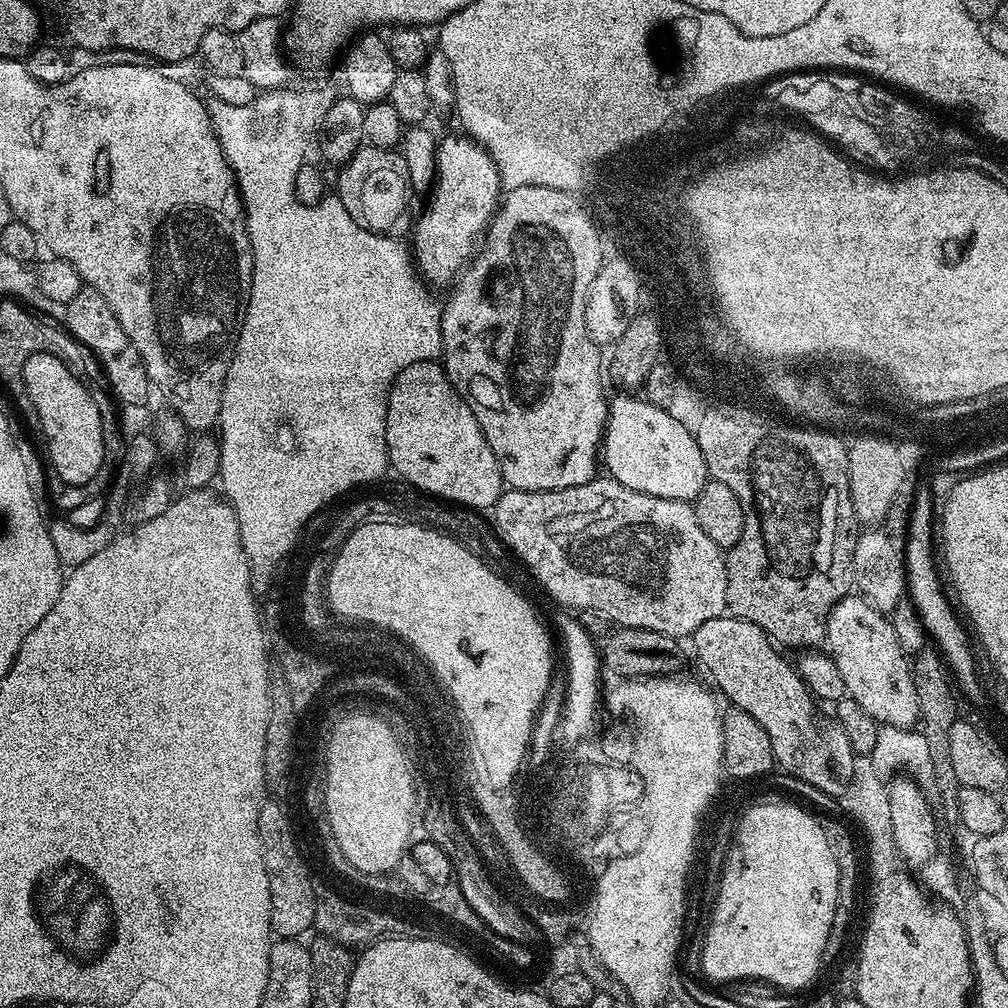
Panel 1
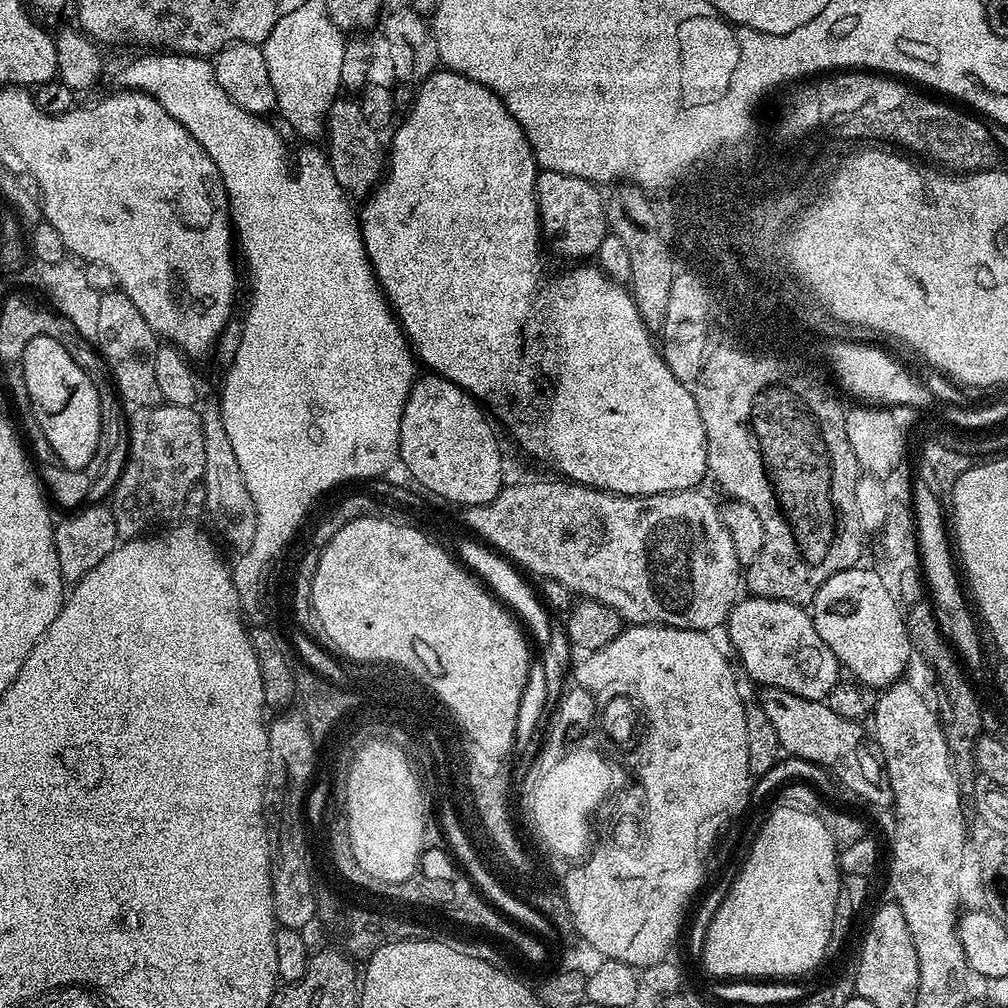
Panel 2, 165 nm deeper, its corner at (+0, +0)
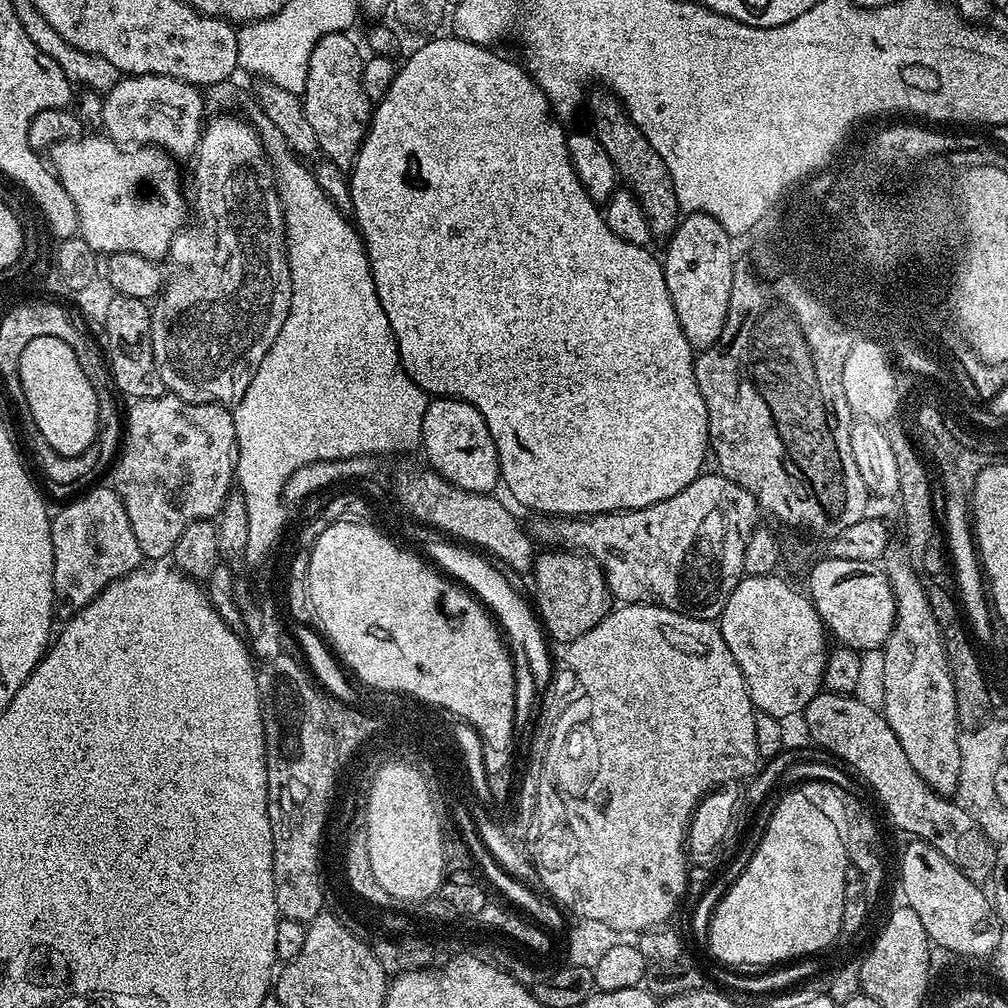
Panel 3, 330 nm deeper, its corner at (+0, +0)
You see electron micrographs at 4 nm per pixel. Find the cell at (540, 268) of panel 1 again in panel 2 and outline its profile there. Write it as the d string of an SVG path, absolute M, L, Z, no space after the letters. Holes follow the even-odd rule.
M541 171L536 178L536 201L540 211L541 233L552 243L552 248L560 256L565 256L568 262L580 262L585 258L597 255L599 247L602 246L604 236L610 232L608 227L608 213L606 211L606 200L601 189L590 180L574 178L570 174L558 174L557 172Z

